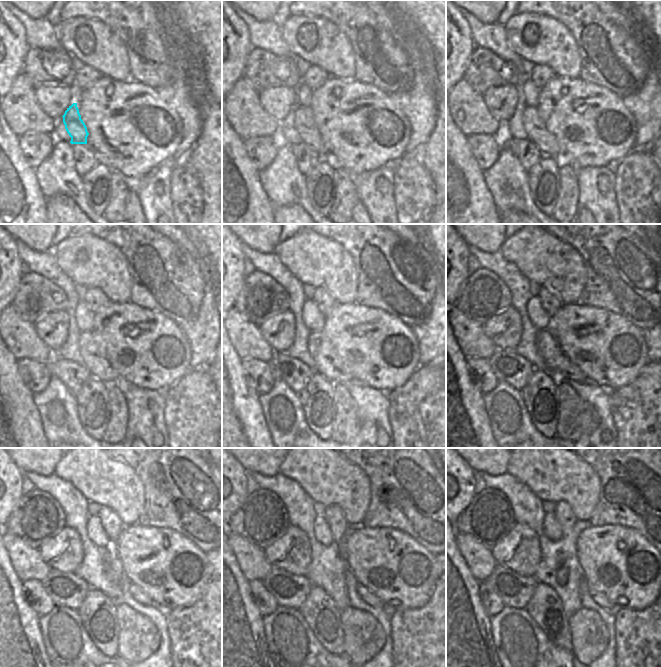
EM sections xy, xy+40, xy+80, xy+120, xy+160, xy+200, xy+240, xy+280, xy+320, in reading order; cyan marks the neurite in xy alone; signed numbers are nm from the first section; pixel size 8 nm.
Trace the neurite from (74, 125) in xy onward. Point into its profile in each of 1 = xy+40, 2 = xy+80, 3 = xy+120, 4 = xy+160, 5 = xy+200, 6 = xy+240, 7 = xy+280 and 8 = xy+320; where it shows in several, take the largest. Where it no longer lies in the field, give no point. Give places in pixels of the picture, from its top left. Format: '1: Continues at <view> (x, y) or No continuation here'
1: Continues at xy+40 (304, 122)
2: Continues at xy+80 (537, 133)
3: Continues at xy+120 (92, 350)
4: Continues at xy+160 (327, 363)
5: Continues at xy+200 (556, 362)
6: Continues at xy+240 (136, 592)
7: Continues at xy+280 (366, 595)
8: Continues at xy+320 (599, 598).

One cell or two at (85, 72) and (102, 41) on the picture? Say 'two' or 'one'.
two

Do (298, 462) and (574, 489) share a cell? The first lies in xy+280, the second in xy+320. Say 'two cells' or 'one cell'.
one cell

